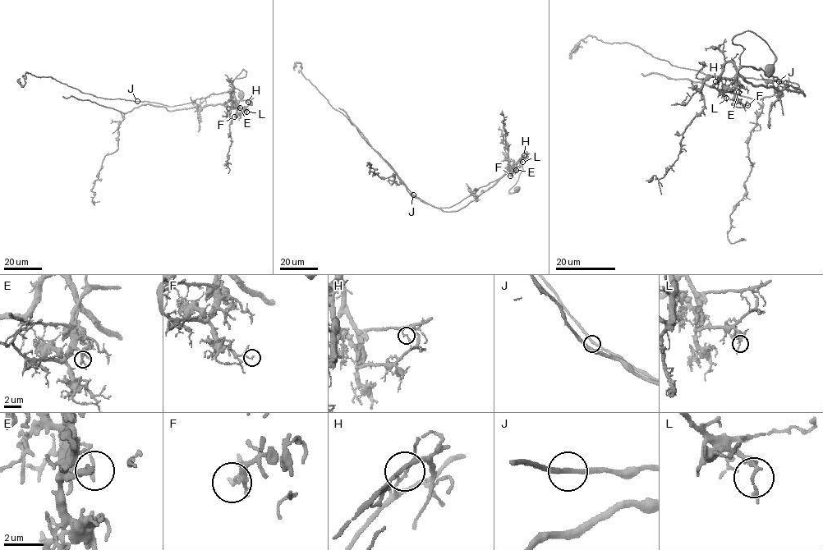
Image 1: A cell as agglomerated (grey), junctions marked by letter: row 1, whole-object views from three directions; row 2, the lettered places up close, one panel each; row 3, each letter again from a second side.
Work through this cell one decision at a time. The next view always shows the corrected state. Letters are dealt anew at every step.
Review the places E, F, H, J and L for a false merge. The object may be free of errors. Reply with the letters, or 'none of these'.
H

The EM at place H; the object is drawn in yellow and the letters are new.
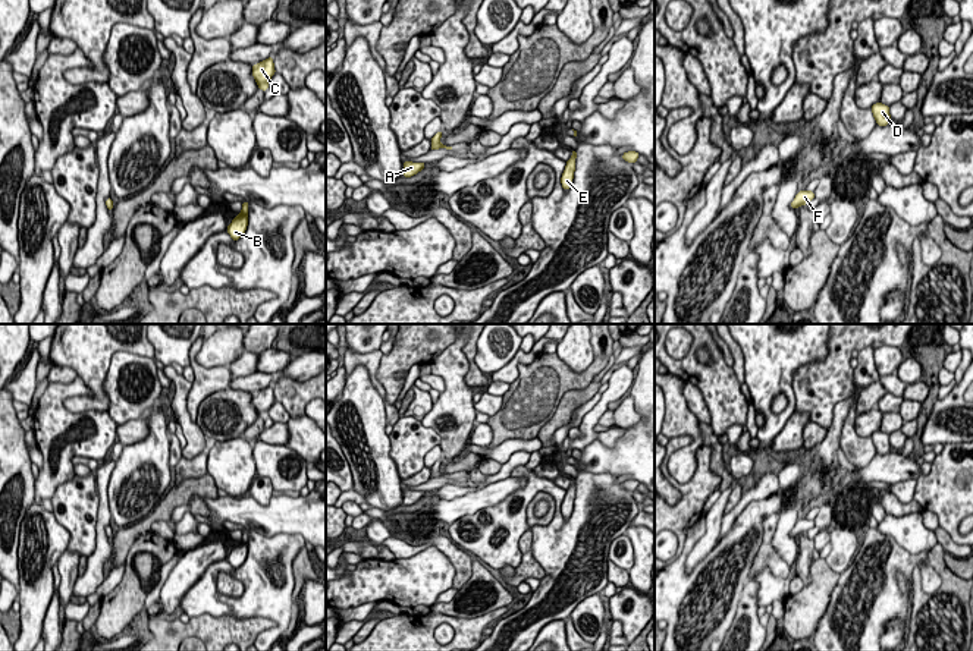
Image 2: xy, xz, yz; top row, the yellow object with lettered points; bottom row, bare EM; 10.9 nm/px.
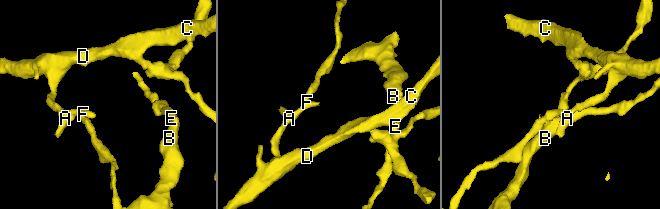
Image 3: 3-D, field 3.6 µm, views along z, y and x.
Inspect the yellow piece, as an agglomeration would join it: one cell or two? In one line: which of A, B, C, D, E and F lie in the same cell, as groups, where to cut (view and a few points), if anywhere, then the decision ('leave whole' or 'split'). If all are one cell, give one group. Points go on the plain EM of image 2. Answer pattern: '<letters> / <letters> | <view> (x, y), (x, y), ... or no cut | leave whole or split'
A C D F / B E | xz (436, 464), (432, 471) | split

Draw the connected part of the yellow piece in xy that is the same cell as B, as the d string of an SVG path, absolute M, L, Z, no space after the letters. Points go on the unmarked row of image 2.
M248 529L242 531L242 538L238 545L233 545L232 551L227 554L226 560L233 569L244 564L248 554Z

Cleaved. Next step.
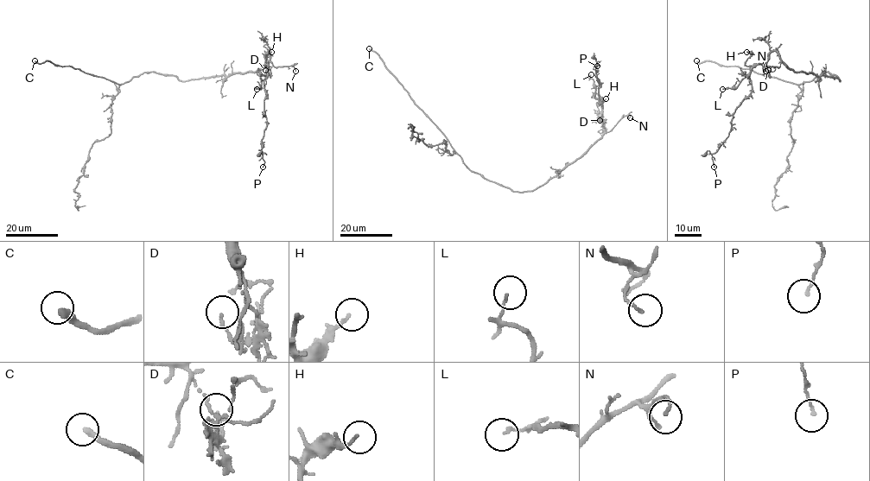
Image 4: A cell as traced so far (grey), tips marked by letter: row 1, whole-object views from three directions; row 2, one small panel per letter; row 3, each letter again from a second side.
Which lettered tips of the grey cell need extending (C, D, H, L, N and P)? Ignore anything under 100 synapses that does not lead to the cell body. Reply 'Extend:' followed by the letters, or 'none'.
Extend: C

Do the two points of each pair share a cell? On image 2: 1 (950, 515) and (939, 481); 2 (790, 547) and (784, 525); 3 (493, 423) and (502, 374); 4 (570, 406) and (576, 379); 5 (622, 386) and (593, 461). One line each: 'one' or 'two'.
1: one
2: one
3: two
4: two
5: two

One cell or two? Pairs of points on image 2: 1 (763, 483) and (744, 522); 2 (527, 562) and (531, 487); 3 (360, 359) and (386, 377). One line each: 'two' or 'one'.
1: two
2: two
3: two

